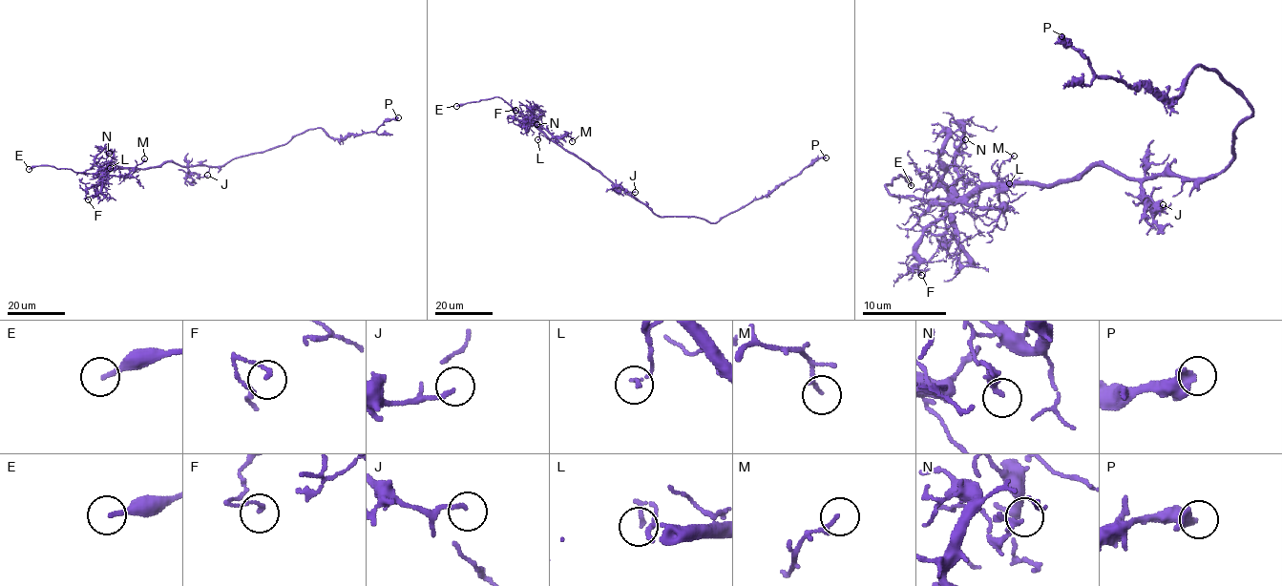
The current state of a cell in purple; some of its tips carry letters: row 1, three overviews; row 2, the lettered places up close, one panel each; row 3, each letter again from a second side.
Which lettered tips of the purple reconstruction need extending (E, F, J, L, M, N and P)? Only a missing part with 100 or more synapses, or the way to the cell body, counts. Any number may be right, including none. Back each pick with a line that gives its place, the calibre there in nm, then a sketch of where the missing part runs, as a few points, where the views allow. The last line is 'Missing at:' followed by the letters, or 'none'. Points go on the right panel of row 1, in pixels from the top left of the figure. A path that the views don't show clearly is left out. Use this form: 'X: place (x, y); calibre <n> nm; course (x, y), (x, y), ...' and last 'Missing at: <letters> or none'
E: place (911, 185); calibre 180 nm; course (911, 185), (923, 204), (953, 219), (993, 225), (1022, 236), (1035, 246), (1035, 261)
Missing at: E

